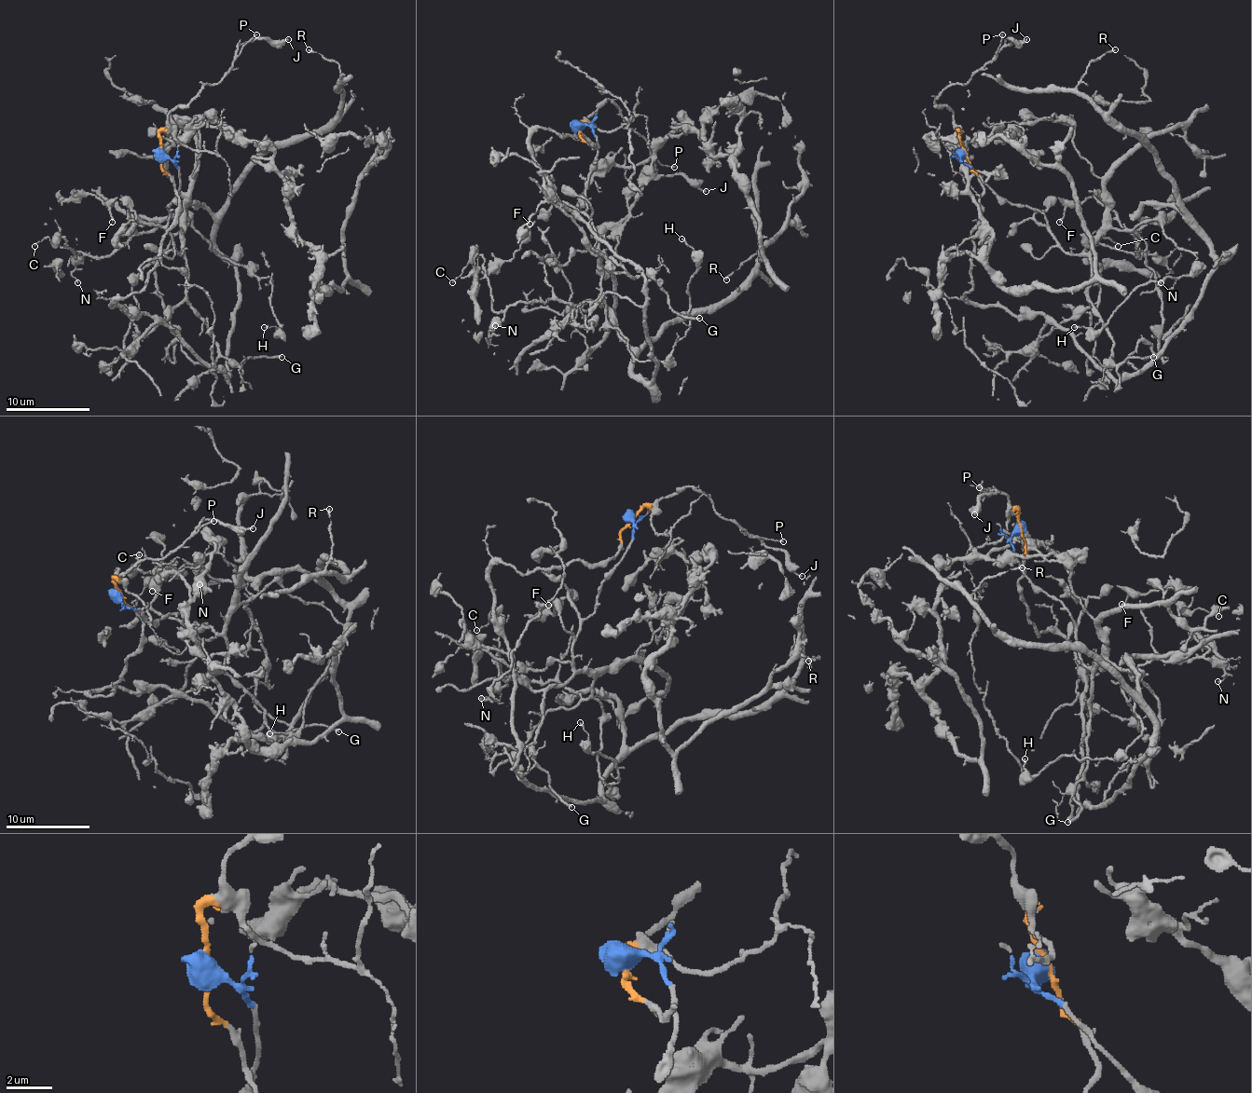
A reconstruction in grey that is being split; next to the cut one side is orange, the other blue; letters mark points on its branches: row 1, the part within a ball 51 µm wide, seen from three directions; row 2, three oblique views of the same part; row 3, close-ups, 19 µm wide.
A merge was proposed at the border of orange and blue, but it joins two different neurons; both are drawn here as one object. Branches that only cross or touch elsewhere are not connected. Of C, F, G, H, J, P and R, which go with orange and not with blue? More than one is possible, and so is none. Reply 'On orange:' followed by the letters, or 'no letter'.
On orange: C, J, P, R

